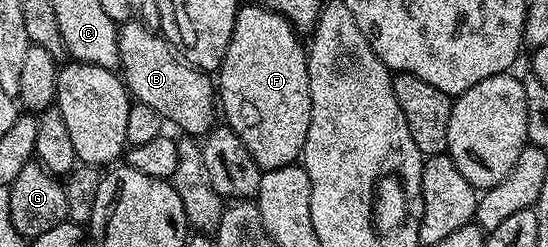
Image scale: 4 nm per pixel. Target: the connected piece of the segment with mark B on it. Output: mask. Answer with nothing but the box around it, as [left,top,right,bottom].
[119,17,218,136]

